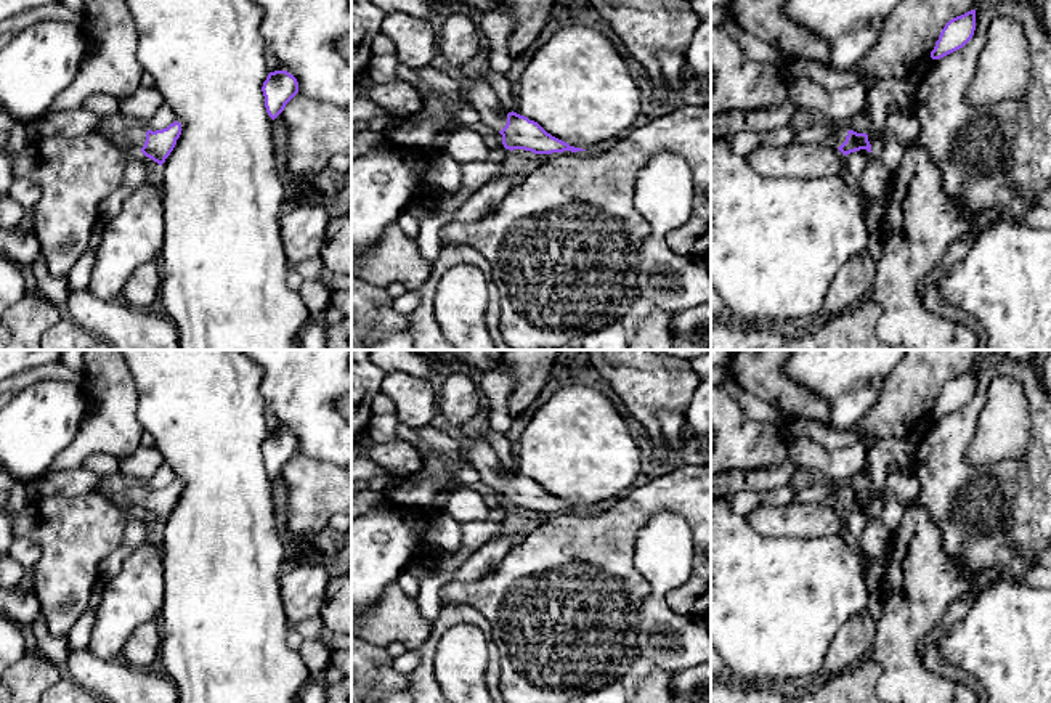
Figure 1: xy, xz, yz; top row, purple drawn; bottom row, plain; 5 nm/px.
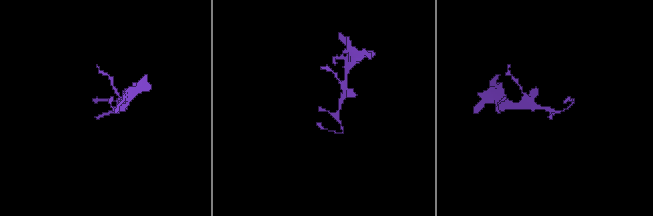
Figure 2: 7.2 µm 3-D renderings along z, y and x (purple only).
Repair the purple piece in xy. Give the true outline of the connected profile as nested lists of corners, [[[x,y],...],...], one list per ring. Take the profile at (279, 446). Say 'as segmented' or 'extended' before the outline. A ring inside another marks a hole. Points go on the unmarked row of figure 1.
as segmented; [[[274,430],[268,433],[262,451],[266,472],[274,480],[284,470],[286,464],[298,453],[298,441],[287,430]]]

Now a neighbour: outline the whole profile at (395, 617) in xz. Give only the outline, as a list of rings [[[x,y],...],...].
[[[398,583],[387,584],[371,607],[351,610],[351,636],[385,648],[401,642],[408,650],[417,650],[430,631],[432,626],[422,616],[417,600]]]

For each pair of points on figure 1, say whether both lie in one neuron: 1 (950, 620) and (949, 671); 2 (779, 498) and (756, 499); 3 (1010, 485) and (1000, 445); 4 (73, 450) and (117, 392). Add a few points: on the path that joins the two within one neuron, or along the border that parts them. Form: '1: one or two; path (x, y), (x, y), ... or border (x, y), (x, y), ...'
1: one; path (939, 633), (933, 639), (933, 657), (936, 660)
2: one; path (774, 498), (761, 498)
3: two; border (1030, 434), (1018, 459), (965, 459)
4: one; path (87, 437), (111, 413), (113, 406)

